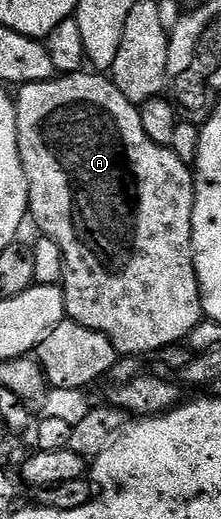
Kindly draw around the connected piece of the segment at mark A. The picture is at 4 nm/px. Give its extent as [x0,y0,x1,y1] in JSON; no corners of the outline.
[16,71,203,357]

